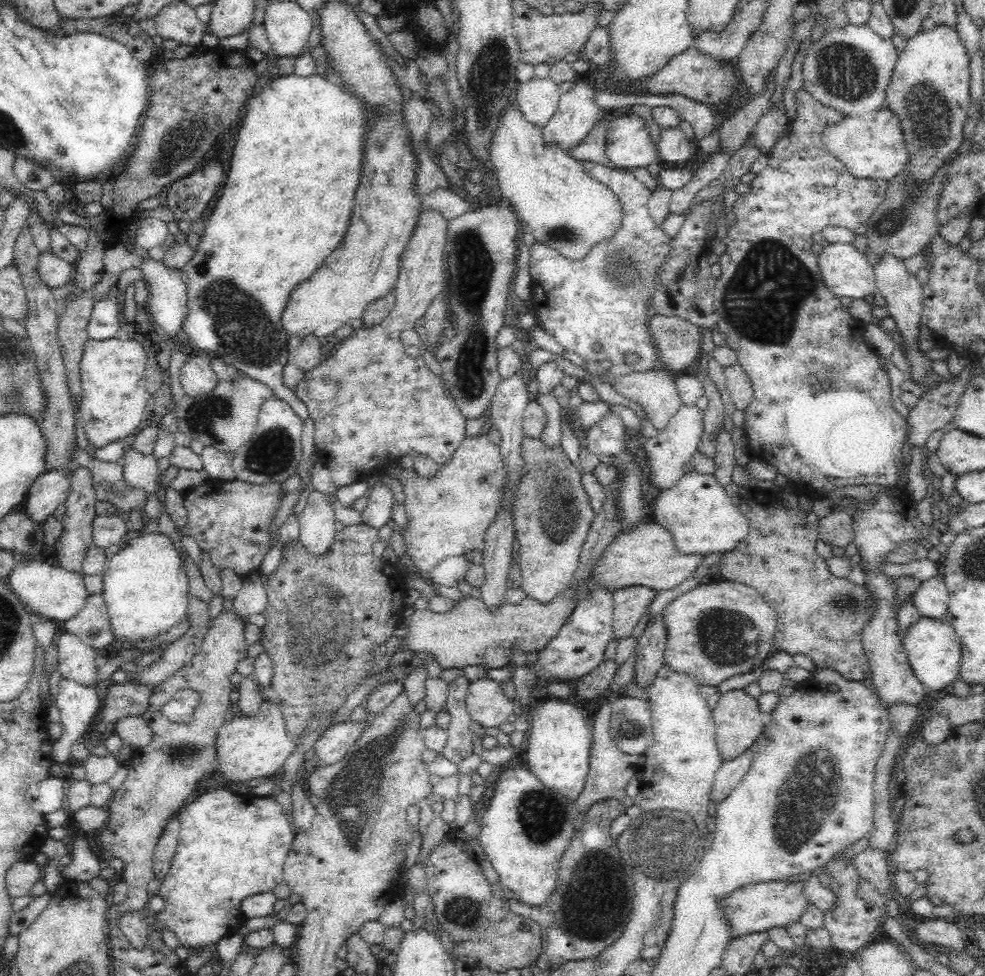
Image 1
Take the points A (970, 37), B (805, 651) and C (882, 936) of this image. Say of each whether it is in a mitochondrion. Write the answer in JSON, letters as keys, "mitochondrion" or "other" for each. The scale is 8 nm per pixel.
{"A":"other","B":"other","C":"other"}

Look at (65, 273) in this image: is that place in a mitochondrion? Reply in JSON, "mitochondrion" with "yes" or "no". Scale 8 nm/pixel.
{"mitochondrion":"no"}

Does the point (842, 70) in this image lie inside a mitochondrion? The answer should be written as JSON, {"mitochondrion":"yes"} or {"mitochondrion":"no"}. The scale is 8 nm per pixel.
{"mitochondrion":"yes"}

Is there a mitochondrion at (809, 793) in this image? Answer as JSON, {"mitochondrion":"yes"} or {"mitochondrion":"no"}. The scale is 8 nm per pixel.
{"mitochondrion":"yes"}

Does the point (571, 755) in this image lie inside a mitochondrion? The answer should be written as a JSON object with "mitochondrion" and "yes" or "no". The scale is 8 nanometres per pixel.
{"mitochondrion":"no"}

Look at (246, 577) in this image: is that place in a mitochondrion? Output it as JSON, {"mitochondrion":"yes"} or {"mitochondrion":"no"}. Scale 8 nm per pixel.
{"mitochondrion":"no"}

